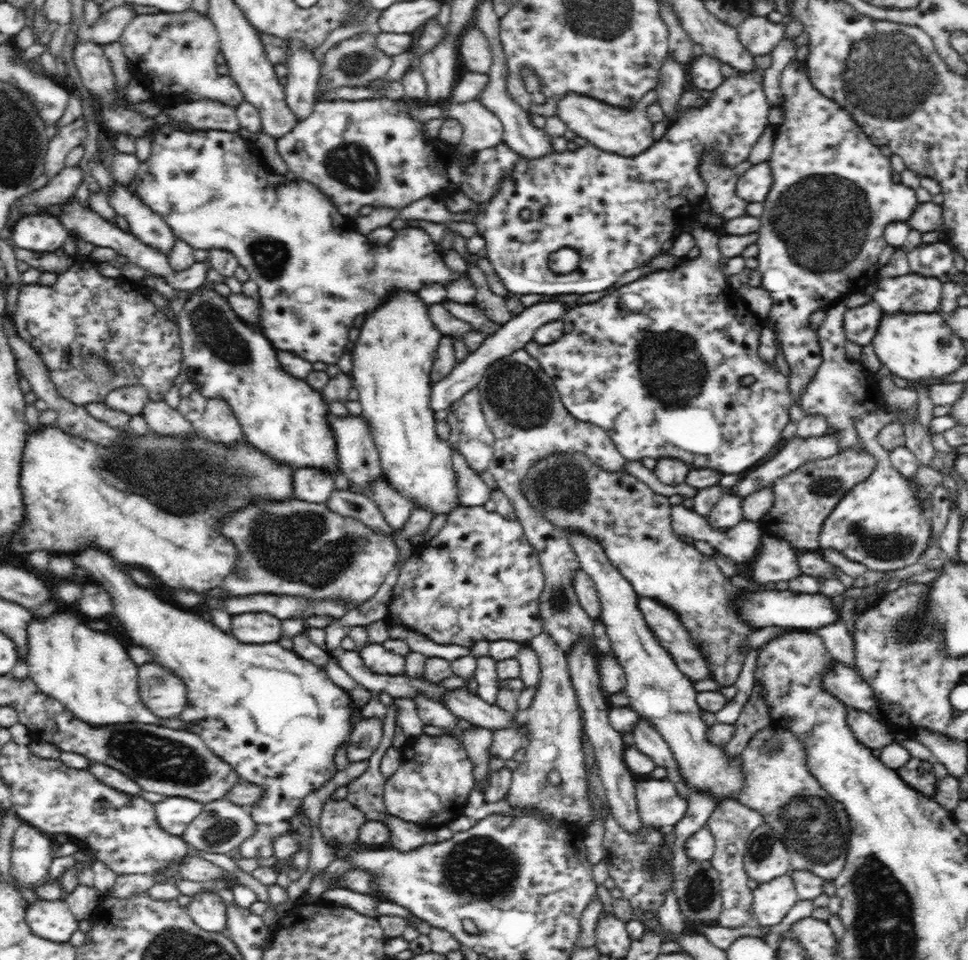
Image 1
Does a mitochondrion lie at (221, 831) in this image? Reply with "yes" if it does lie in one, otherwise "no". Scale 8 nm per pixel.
yes

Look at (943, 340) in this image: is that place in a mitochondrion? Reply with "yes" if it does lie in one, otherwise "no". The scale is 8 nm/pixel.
yes

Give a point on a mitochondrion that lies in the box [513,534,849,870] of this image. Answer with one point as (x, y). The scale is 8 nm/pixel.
(813, 824)

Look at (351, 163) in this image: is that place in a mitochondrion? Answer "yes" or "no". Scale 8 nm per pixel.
yes

